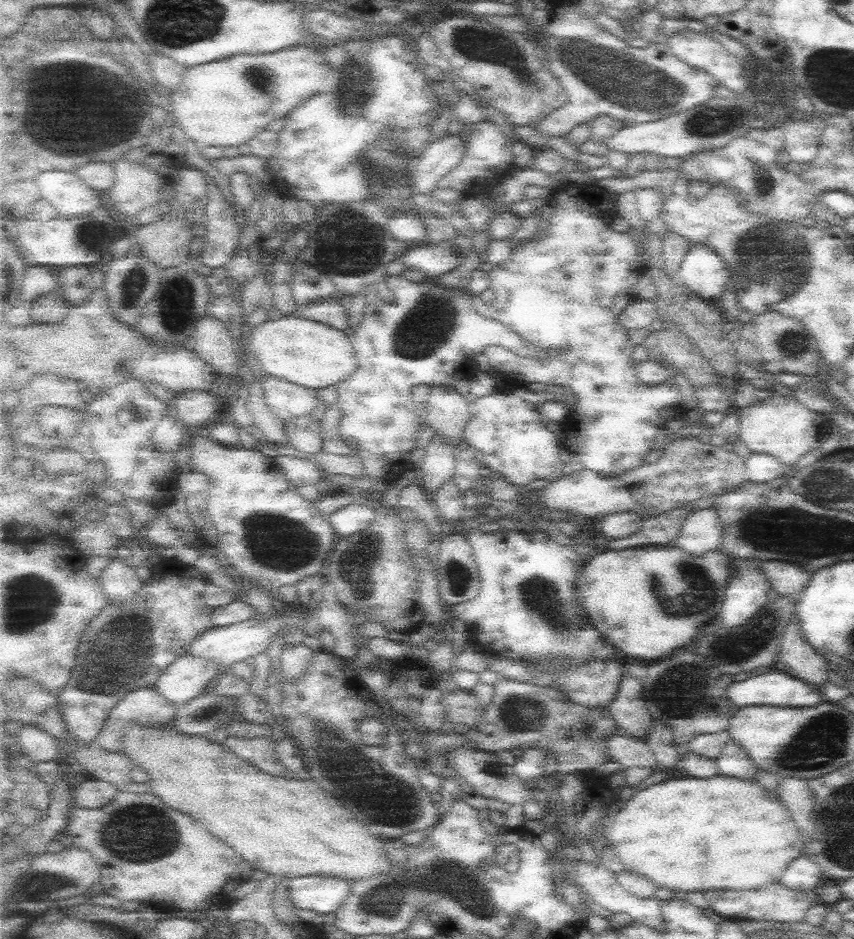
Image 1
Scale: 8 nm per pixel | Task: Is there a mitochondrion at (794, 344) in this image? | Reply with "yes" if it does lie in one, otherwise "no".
yes

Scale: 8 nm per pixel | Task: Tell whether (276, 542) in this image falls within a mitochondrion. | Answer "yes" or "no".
yes

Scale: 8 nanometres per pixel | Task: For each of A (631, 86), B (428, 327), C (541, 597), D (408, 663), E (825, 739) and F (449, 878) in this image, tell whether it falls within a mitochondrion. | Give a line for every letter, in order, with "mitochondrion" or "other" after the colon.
A: mitochondrion
B: mitochondrion
C: mitochondrion
D: other
E: mitochondrion
F: mitochondrion

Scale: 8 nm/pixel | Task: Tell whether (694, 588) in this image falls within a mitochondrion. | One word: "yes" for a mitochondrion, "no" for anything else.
yes

